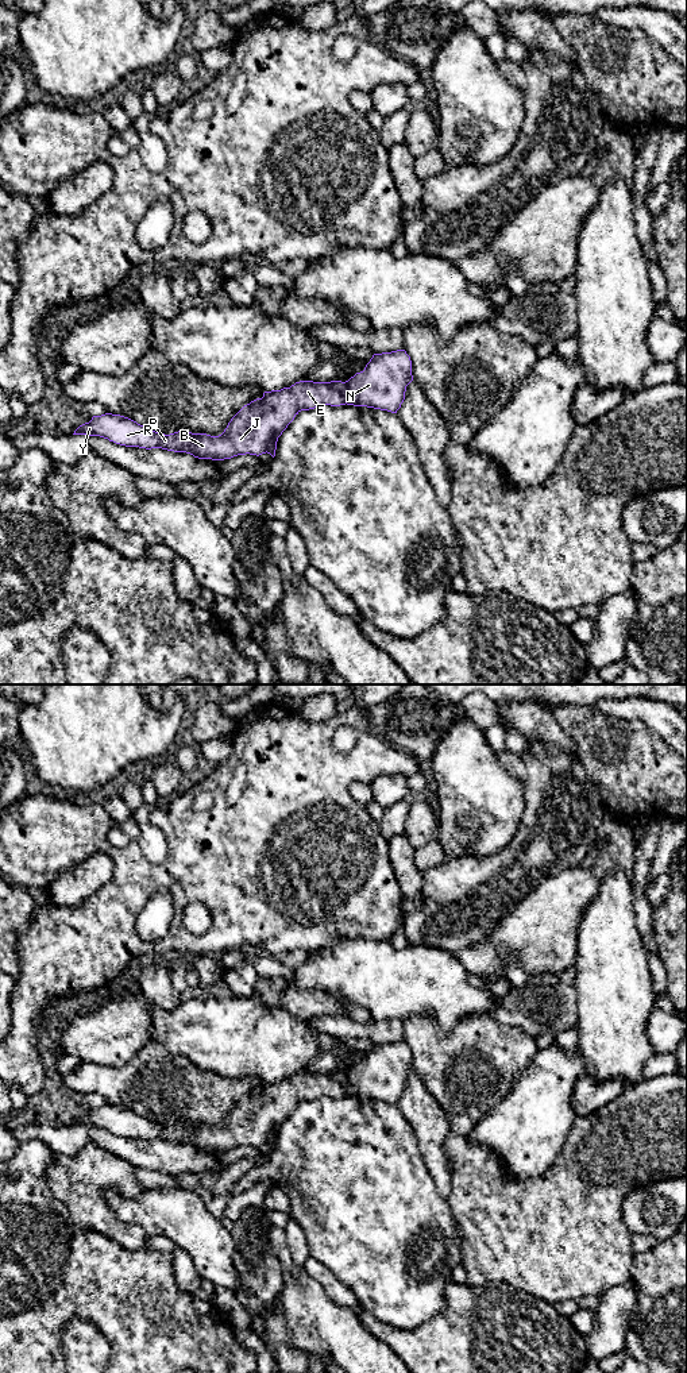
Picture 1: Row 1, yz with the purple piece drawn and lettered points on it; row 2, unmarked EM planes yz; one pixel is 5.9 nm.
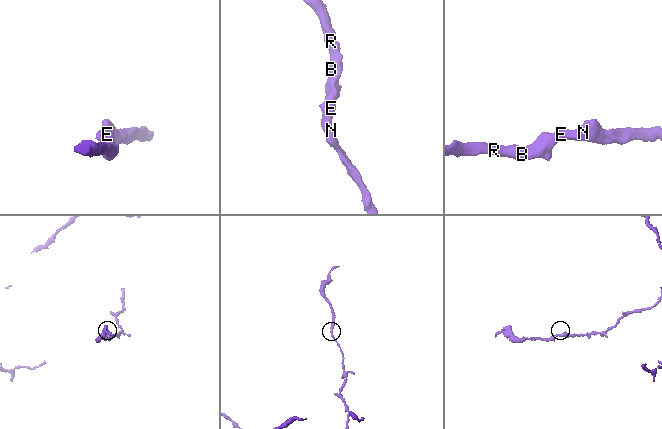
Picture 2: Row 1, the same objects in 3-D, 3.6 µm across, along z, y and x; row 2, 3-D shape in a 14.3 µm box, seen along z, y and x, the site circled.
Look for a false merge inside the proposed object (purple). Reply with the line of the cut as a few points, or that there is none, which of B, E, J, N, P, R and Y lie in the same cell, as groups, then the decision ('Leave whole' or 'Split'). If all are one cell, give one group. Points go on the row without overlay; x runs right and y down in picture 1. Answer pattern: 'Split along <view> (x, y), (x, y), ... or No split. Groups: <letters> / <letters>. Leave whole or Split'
No split. Groups: B E J N P R Y. Leave whole

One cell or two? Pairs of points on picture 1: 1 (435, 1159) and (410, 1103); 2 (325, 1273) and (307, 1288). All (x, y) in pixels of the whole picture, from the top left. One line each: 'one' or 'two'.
1: one
2: two

